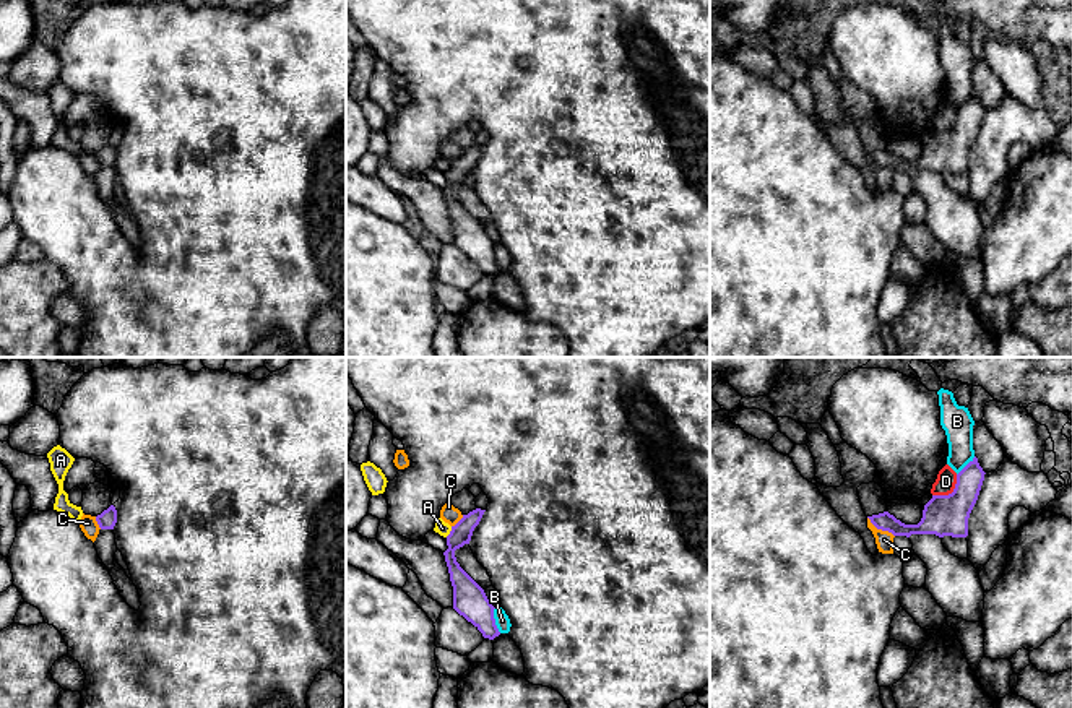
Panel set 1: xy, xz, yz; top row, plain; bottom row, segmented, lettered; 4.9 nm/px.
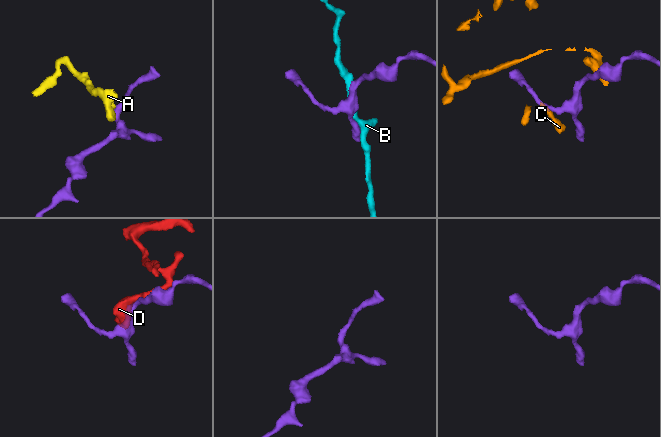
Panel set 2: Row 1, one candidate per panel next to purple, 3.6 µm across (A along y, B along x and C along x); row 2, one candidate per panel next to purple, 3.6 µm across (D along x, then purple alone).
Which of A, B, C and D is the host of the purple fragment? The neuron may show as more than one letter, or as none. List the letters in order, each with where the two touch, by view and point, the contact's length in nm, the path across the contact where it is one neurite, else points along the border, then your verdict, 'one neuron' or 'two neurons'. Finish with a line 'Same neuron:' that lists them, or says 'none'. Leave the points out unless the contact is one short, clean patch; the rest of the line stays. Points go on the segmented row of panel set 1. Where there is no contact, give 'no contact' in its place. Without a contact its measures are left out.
A: xz (450, 531) | 70 nm | along xz (452, 526), (445, 536) | two neurons
B: xz (494, 621) | 130 nm | two neurons
C: yz (881, 528) | 170 nm | along yz (868, 517), (877, 528), (887, 530), (894, 536) | two neurons
D: yz (952, 492) | 170 nm | two neurons
Same neuron: none

